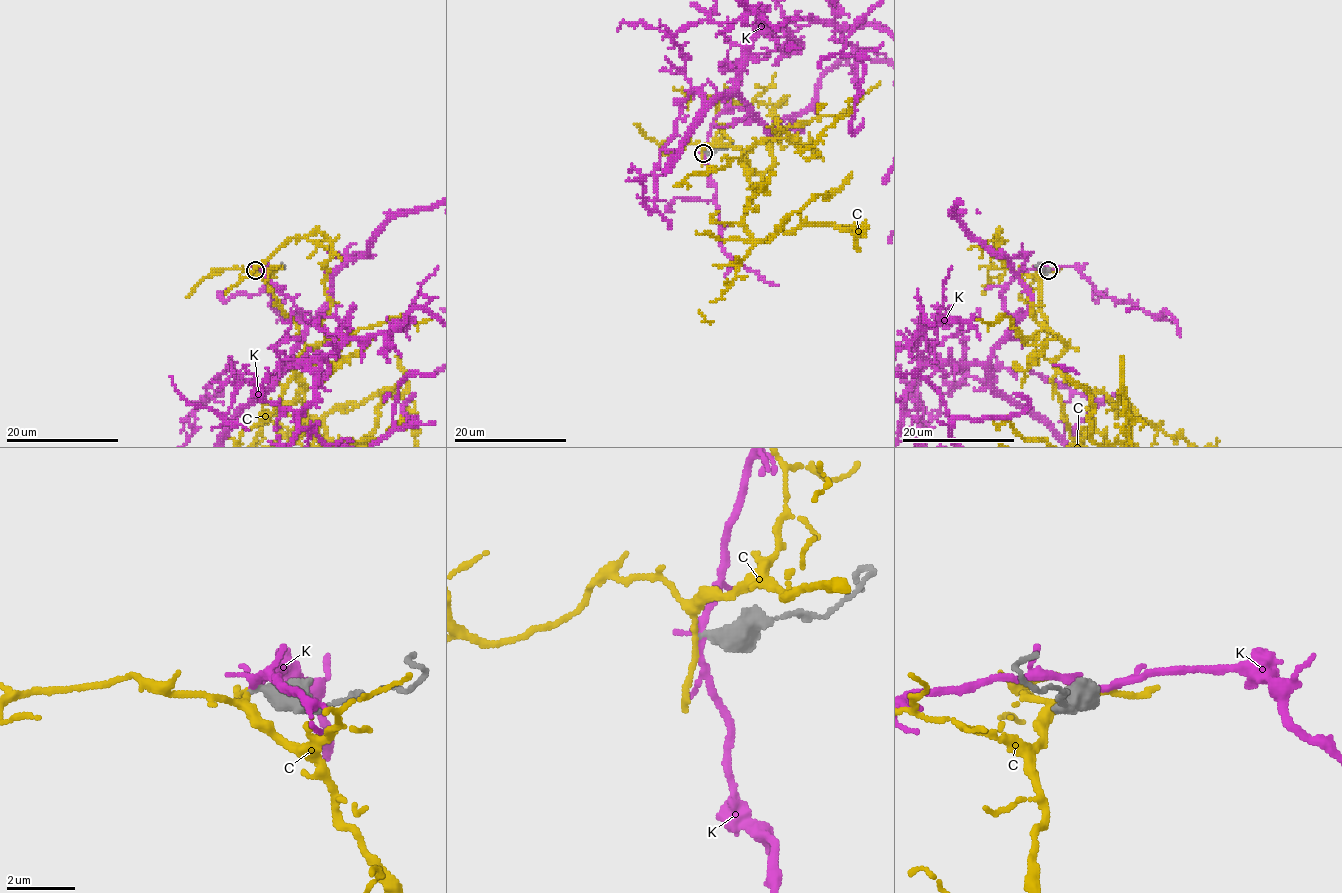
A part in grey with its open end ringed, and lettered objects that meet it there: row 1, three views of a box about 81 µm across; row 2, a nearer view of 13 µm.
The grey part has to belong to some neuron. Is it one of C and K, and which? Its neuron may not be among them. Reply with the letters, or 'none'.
none

